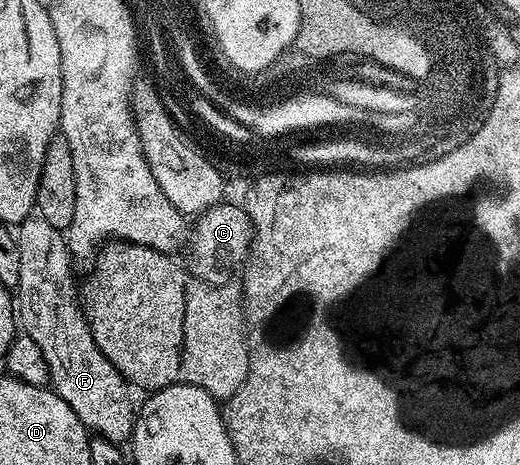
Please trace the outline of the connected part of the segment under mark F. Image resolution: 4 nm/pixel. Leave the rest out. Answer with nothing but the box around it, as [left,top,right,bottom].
[17,215,137,443]

